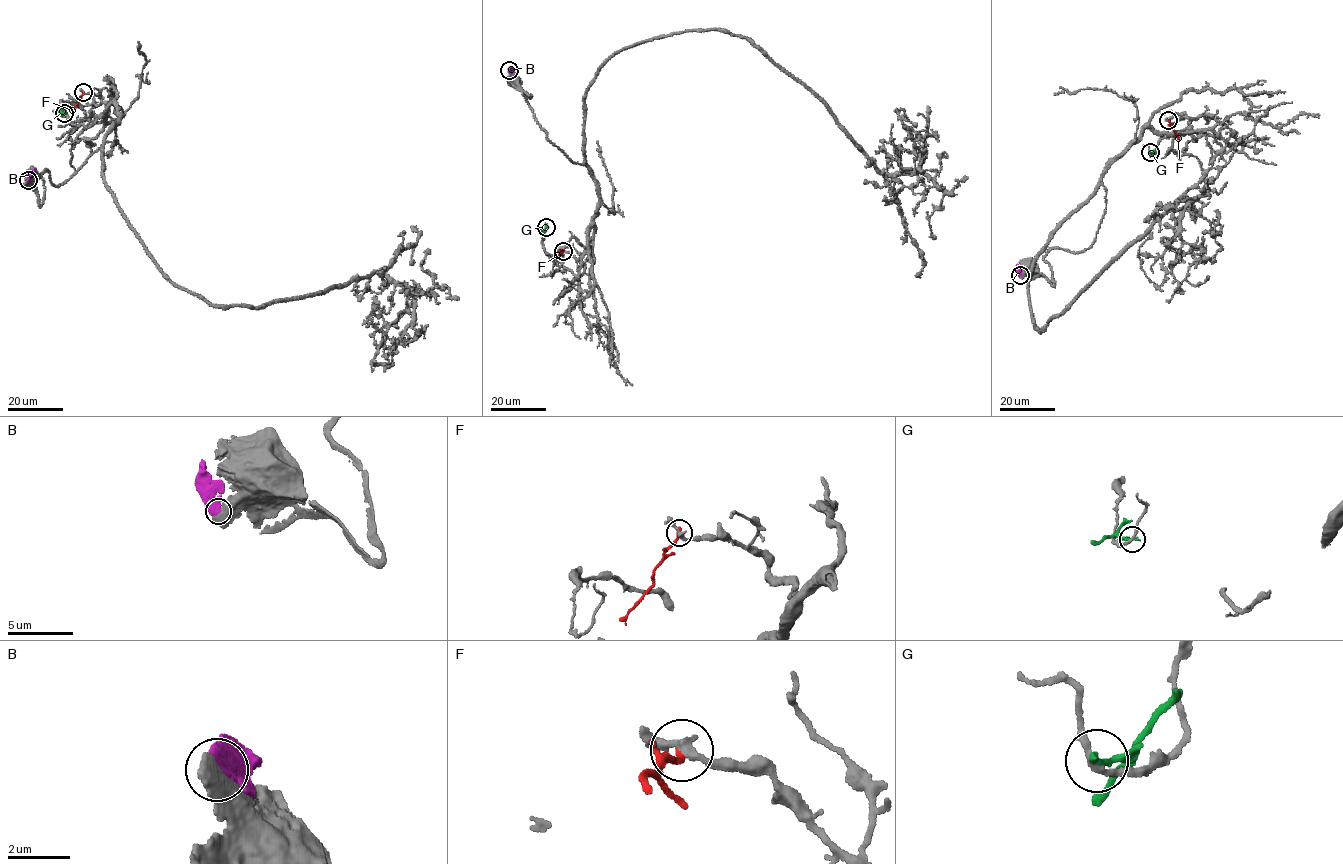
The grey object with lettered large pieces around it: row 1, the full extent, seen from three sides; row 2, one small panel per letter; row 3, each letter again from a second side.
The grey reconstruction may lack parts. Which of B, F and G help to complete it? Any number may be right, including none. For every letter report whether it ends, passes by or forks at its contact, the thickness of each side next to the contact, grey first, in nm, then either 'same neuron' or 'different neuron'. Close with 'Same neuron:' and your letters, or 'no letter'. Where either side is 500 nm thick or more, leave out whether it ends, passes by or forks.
B: it ends there; 440 nm thick on the grey side, 480 nm on the other; same neuron
F: it ends there; 280 nm thick on the grey side, 240 nm on the other; different neuron
G: it ends there; 200 nm thick on the grey side, 240 nm on the other; different neuron
Same neuron: B

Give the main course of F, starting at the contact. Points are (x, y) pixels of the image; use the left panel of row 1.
F: (83, 93), (72, 112)

